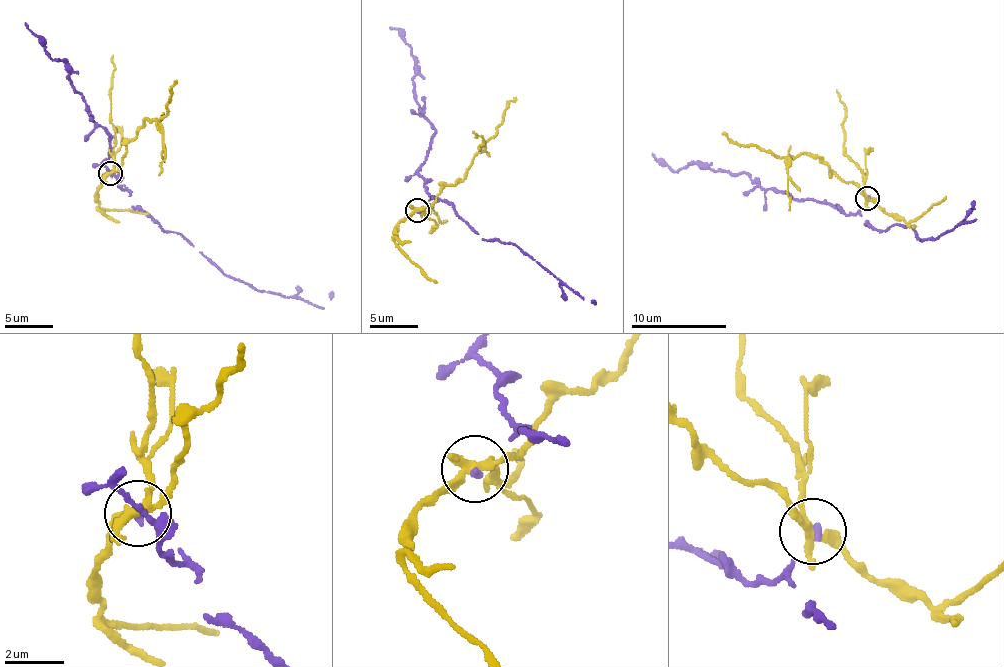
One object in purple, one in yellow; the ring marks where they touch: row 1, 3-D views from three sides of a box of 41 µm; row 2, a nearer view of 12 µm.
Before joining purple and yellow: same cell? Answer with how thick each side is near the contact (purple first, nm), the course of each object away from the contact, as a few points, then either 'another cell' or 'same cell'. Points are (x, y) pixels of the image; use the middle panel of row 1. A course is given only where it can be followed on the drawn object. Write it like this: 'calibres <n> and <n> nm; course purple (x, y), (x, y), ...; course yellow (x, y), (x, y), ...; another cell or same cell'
calibres 190 and 280 nm; course purple (416, 210), (430, 199), (418, 171), (434, 127), (422, 116), (413, 85), (412, 48), (402, 32), (389, 29); course yellow (416, 210), (435, 202), (441, 189), (465, 176), (470, 163), (500, 125), (505, 103), (517, 97); another cell

